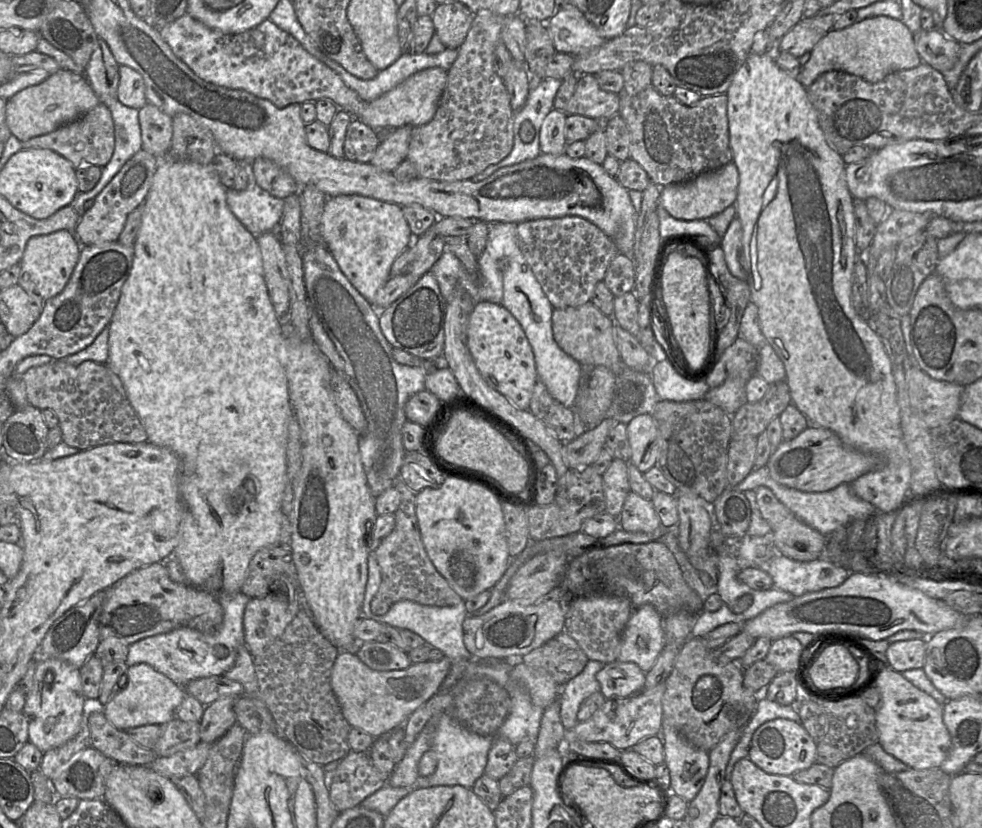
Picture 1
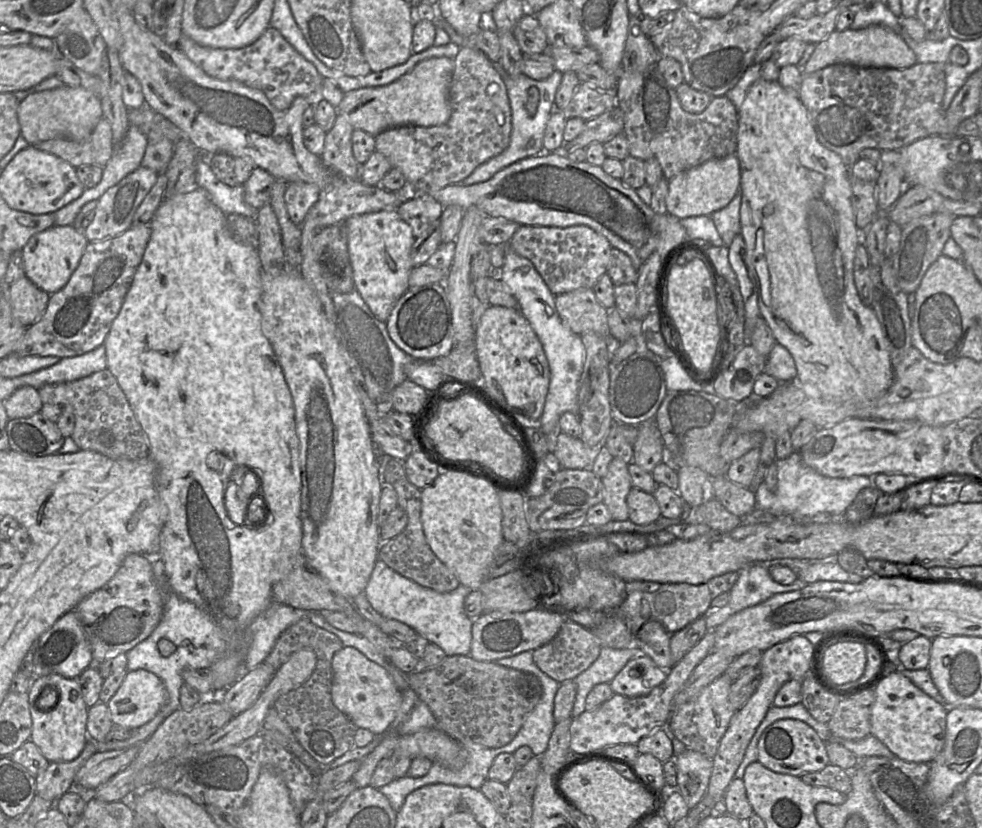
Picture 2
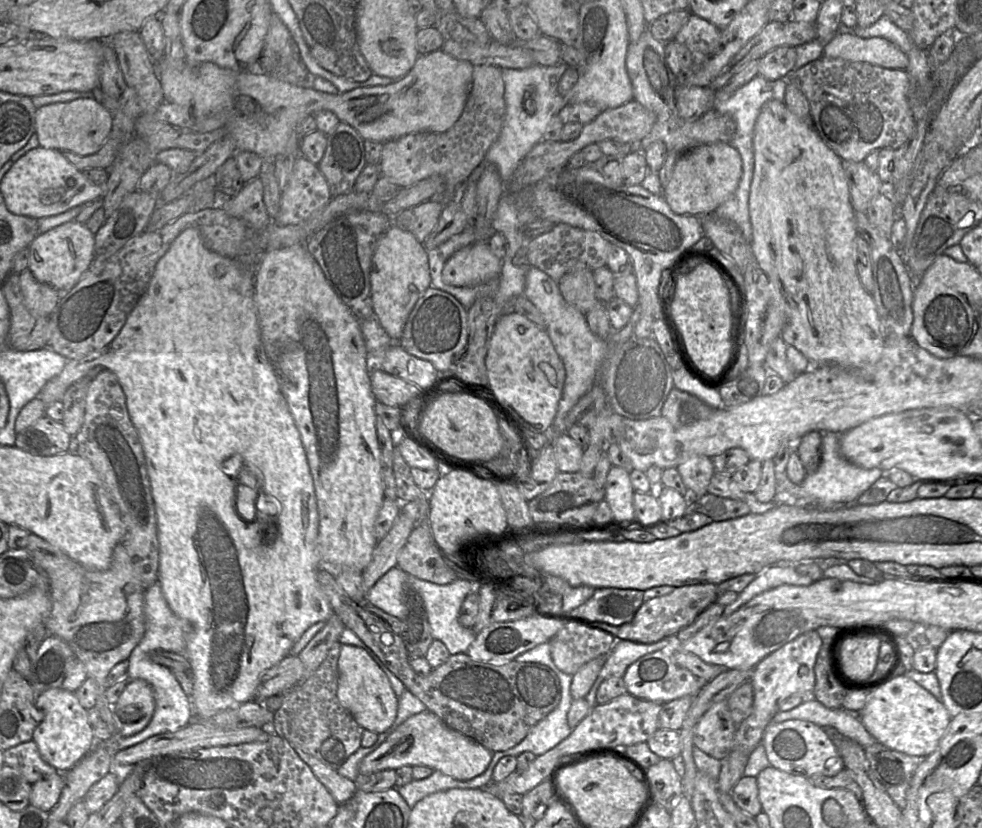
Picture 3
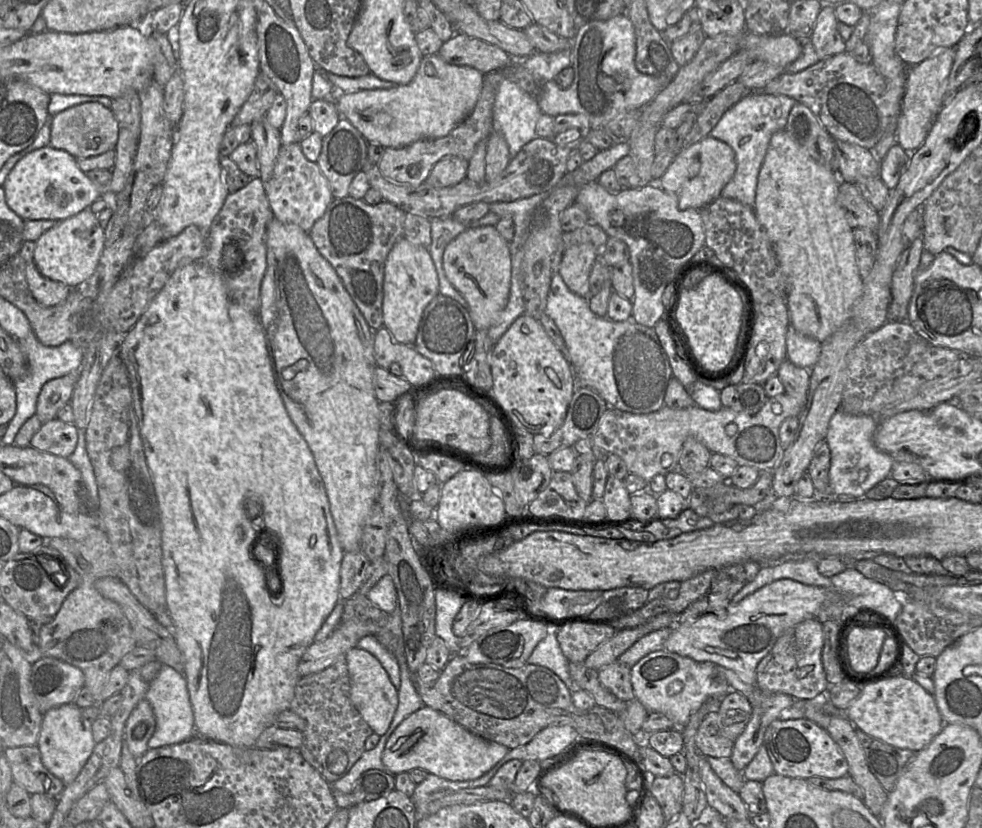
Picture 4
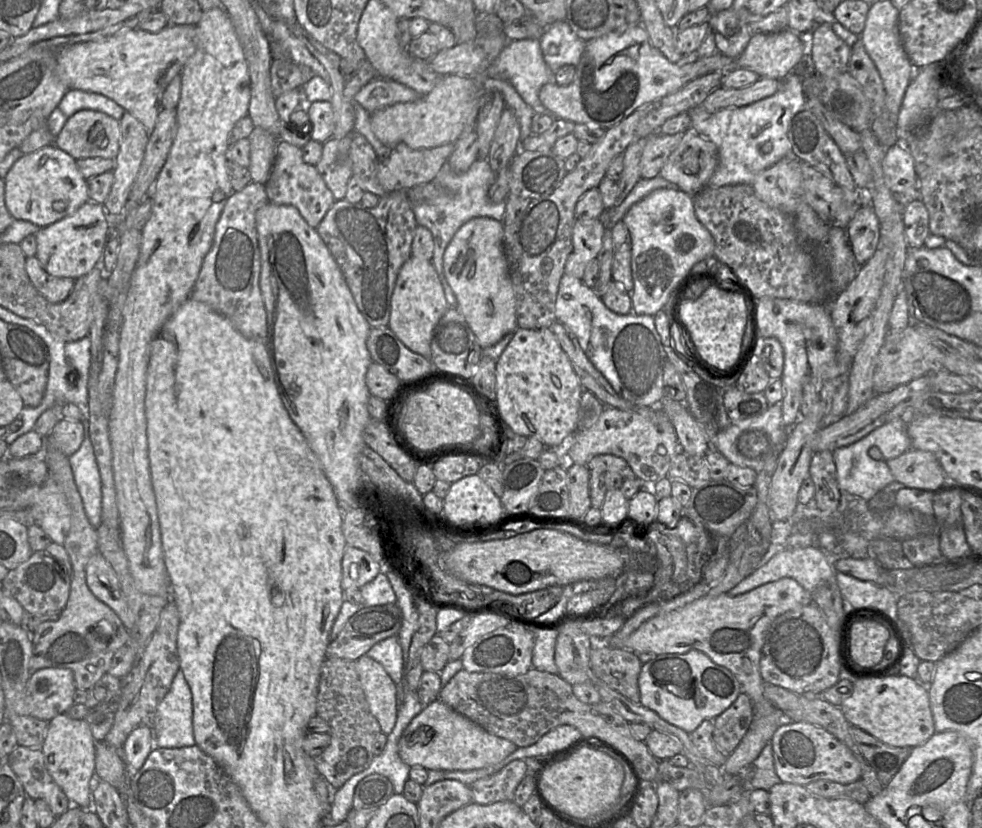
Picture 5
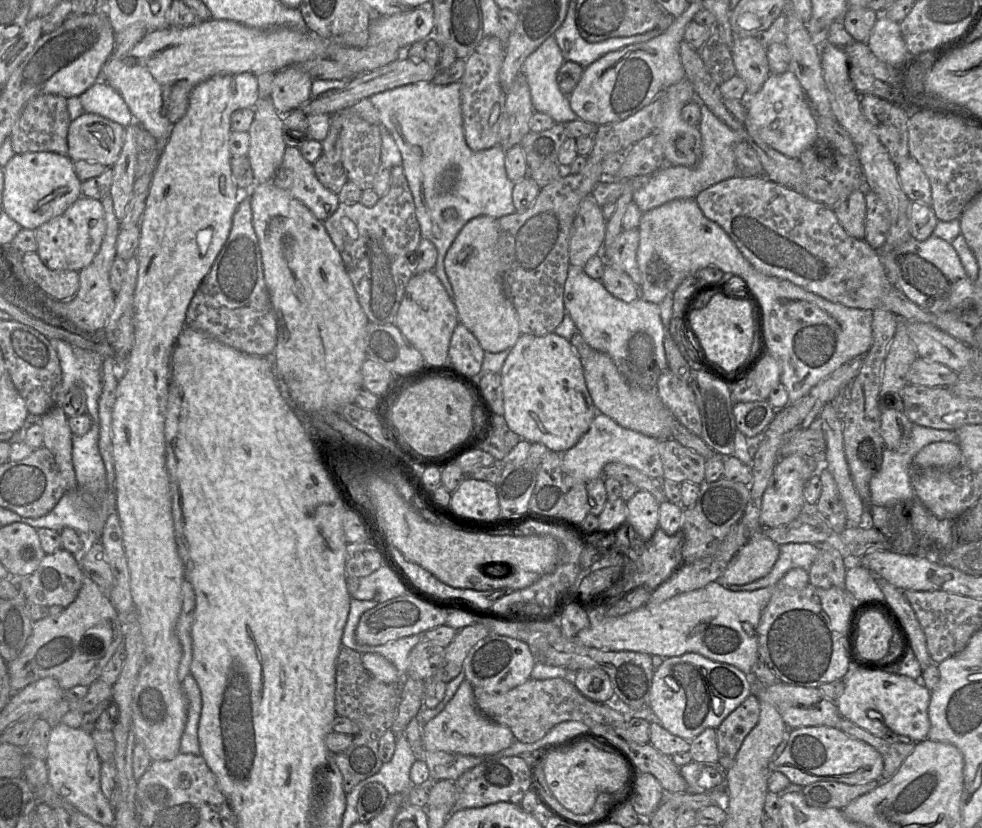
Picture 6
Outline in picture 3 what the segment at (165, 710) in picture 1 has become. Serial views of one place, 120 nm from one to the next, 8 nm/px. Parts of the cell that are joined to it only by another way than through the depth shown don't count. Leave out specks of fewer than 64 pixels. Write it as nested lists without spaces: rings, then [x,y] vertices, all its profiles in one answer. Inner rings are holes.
[[[143,679],[130,680],[113,705],[118,733],[127,737],[141,732],[151,721],[155,706],[151,685]]]

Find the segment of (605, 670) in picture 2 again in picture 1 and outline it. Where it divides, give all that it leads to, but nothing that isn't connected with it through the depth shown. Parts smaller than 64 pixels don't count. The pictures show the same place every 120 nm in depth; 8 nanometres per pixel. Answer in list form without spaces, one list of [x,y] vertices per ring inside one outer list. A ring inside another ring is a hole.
[[[589,660],[583,671],[560,687],[557,698],[560,704],[560,717],[565,730],[572,730],[577,724],[577,713],[583,701],[595,692],[600,691],[596,679],[604,663]]]

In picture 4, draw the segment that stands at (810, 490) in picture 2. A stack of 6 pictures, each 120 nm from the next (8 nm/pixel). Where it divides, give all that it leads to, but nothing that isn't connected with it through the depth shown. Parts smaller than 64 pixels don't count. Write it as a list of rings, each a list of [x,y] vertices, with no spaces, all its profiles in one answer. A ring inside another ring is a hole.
[[[840,409],[832,416],[825,438],[831,452],[829,485],[832,496],[864,497],[868,490],[891,475],[894,459],[874,443],[878,422],[875,416],[851,415]]]

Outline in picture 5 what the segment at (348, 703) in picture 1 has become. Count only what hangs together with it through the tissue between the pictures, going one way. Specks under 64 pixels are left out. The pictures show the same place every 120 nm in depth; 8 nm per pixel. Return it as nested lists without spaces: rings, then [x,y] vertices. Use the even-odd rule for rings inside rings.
[[[363,655],[355,661],[370,711],[379,722],[381,732],[389,734],[397,718],[396,684],[381,664]]]

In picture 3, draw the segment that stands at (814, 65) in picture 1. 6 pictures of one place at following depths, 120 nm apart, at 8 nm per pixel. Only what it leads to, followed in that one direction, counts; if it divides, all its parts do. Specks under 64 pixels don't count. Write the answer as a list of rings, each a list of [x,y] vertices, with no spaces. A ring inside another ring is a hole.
[[[854,32],[837,33],[824,45],[823,56],[899,70],[909,63],[907,55],[892,42],[882,37],[862,38]]]

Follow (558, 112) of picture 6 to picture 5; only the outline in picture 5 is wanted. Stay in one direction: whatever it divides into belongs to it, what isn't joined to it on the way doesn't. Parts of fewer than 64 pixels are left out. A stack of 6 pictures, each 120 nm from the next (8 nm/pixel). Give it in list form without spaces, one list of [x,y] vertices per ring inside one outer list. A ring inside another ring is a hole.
[[[540,39],[508,41],[491,66],[488,67],[488,75],[511,85],[536,115],[548,113],[539,99],[539,92],[545,84],[555,83],[555,72],[544,61]]]

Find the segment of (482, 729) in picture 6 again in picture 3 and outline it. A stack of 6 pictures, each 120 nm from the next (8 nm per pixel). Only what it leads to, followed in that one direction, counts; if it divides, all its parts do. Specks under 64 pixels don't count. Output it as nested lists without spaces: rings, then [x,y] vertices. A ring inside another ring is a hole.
[[[428,709],[409,717],[359,764],[359,775],[402,766],[428,766],[454,779],[466,781],[481,775],[489,766],[493,752],[473,739],[449,728]]]

